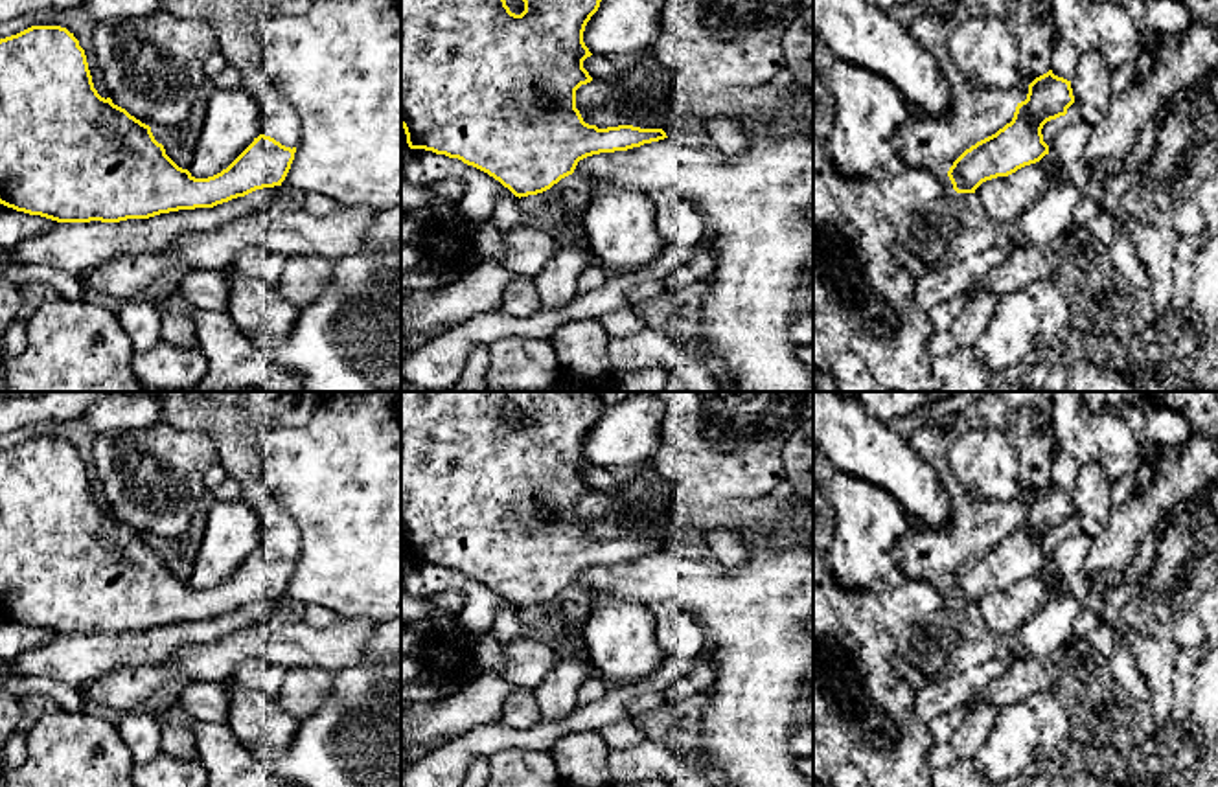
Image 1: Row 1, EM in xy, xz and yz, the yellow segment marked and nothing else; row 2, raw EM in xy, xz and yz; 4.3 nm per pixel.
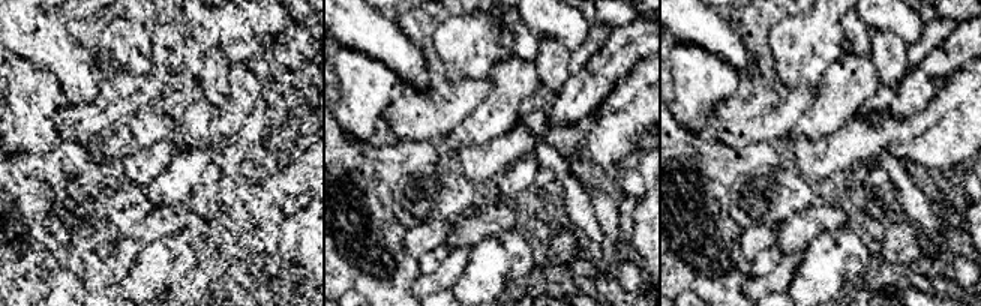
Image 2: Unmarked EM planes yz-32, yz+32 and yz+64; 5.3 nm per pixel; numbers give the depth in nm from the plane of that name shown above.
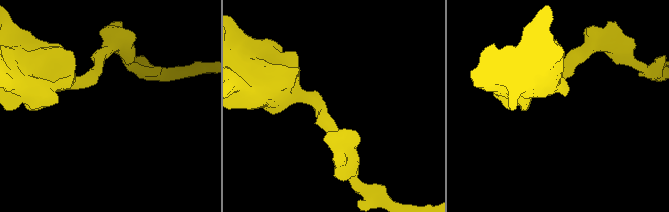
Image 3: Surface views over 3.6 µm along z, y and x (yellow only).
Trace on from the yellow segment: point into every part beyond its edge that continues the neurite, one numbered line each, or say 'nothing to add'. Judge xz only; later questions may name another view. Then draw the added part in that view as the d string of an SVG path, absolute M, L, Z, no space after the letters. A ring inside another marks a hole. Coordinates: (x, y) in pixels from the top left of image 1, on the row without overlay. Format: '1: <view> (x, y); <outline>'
nothing to add

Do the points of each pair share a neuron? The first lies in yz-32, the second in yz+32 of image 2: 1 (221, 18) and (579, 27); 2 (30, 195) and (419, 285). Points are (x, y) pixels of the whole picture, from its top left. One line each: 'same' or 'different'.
1: same
2: different

